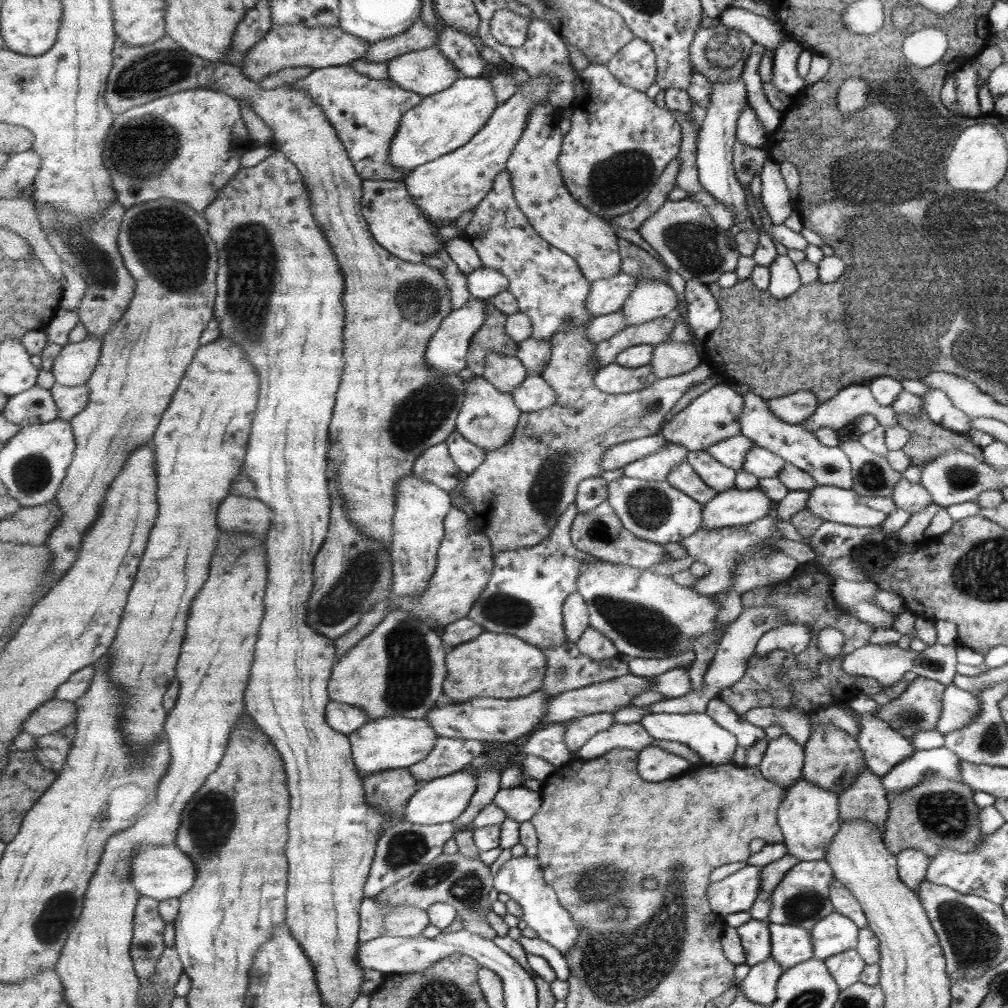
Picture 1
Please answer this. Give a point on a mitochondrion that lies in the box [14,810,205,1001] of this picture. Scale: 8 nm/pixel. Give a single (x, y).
(51, 924)

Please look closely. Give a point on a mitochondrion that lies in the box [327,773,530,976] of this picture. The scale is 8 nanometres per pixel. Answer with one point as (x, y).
(466, 887)

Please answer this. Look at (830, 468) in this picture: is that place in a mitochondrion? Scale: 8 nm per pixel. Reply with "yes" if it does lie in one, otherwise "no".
yes

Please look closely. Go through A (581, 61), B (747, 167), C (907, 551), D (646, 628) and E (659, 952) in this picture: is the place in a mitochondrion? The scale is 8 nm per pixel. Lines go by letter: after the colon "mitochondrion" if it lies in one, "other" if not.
A: other
B: other
C: other
D: mitochondrion
E: mitochondrion

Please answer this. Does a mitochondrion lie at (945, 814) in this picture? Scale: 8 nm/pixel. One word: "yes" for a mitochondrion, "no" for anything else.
yes

